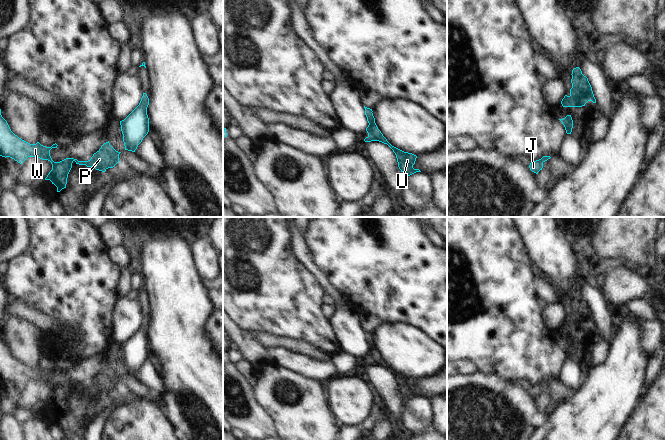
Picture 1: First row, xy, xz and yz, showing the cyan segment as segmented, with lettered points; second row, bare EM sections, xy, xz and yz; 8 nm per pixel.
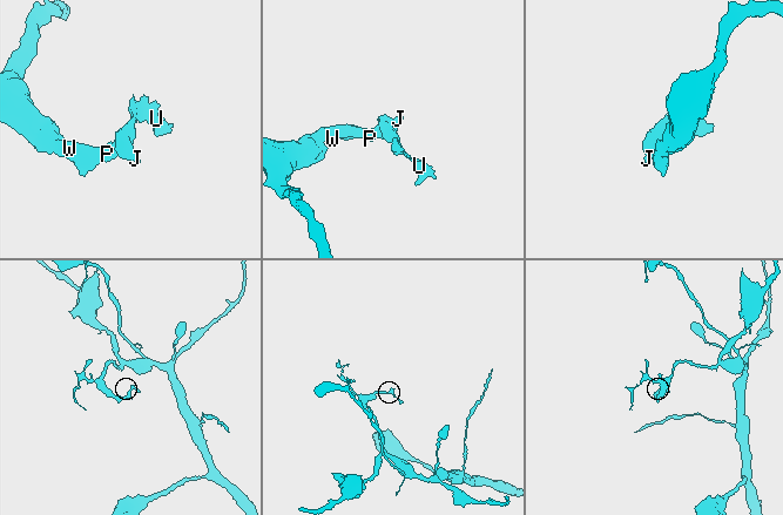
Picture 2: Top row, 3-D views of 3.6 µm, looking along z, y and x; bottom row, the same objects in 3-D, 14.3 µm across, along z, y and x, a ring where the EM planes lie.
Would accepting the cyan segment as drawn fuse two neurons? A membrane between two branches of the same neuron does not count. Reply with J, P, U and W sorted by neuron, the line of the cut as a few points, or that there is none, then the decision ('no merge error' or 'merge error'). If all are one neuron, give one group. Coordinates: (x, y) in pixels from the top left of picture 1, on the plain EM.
J P U W | no cut | no merge error

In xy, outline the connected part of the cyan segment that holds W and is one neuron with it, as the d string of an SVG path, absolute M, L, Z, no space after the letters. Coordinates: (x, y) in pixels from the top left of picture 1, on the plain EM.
M0 333L0 380L10 381L22 388L28 381L38 381L42 384L48 384L52 388L52 394L45 404L50 404L57 411L57 416L66 412L68 398L72 392L72 387L94 391L96 394L105 396L108 392L113 392L119 387L119 378L108 366L93 378L88 385L78 385L74 382L66 382L60 386L54 386L50 380L50 374L57 372L57 368L51 371L41 369L39 366L30 368L17 359L15 359L7 345L1 339Z

